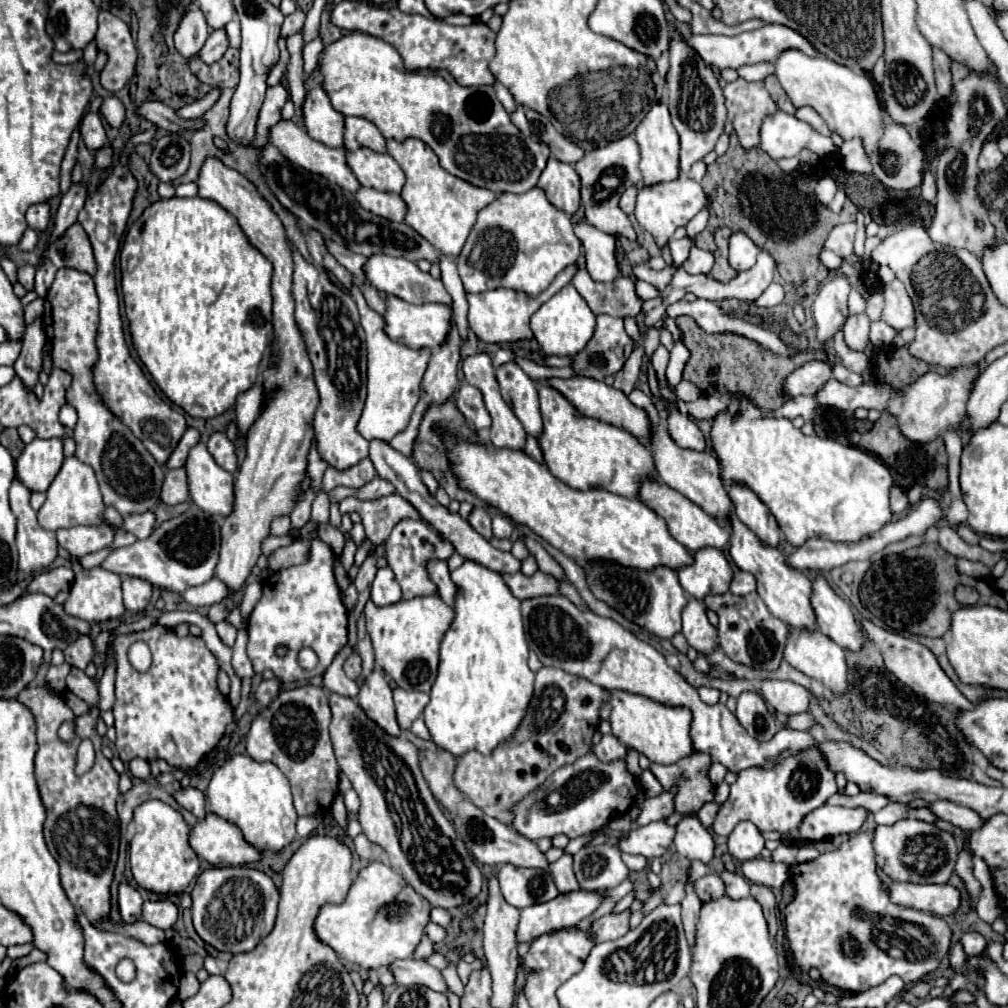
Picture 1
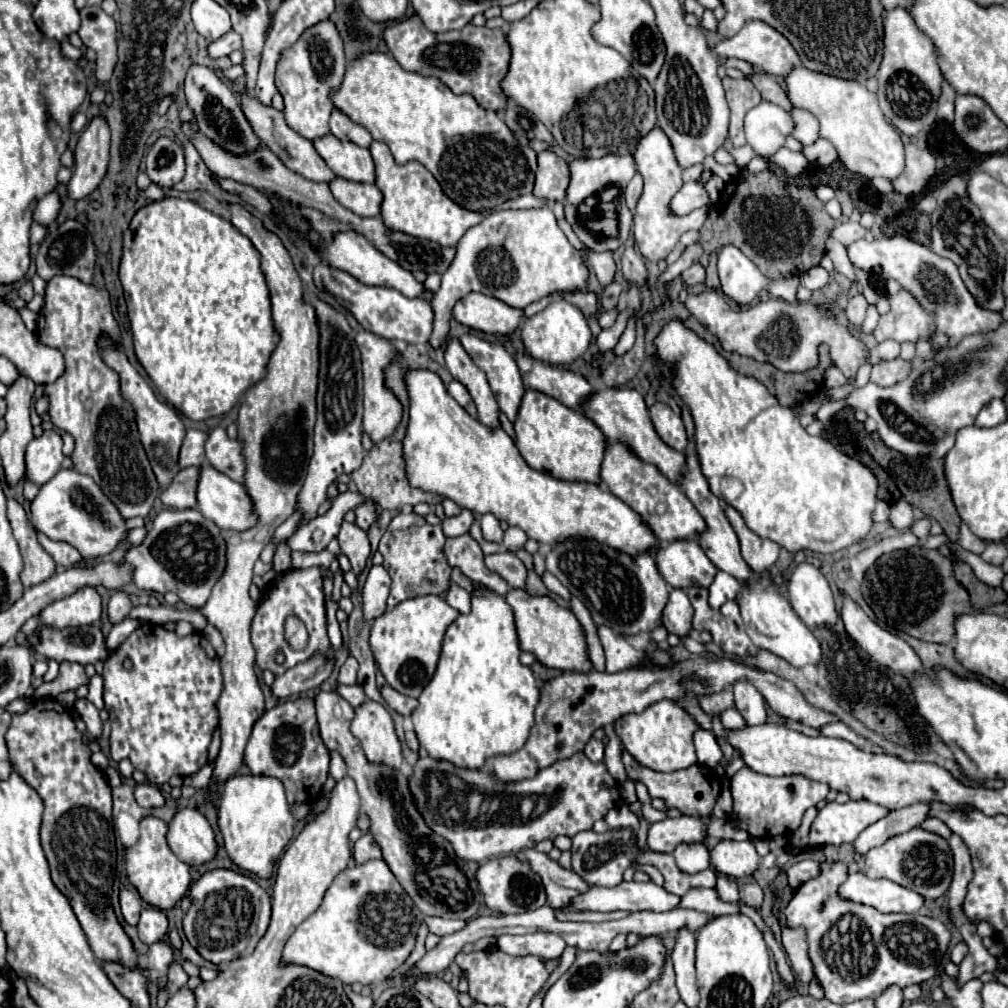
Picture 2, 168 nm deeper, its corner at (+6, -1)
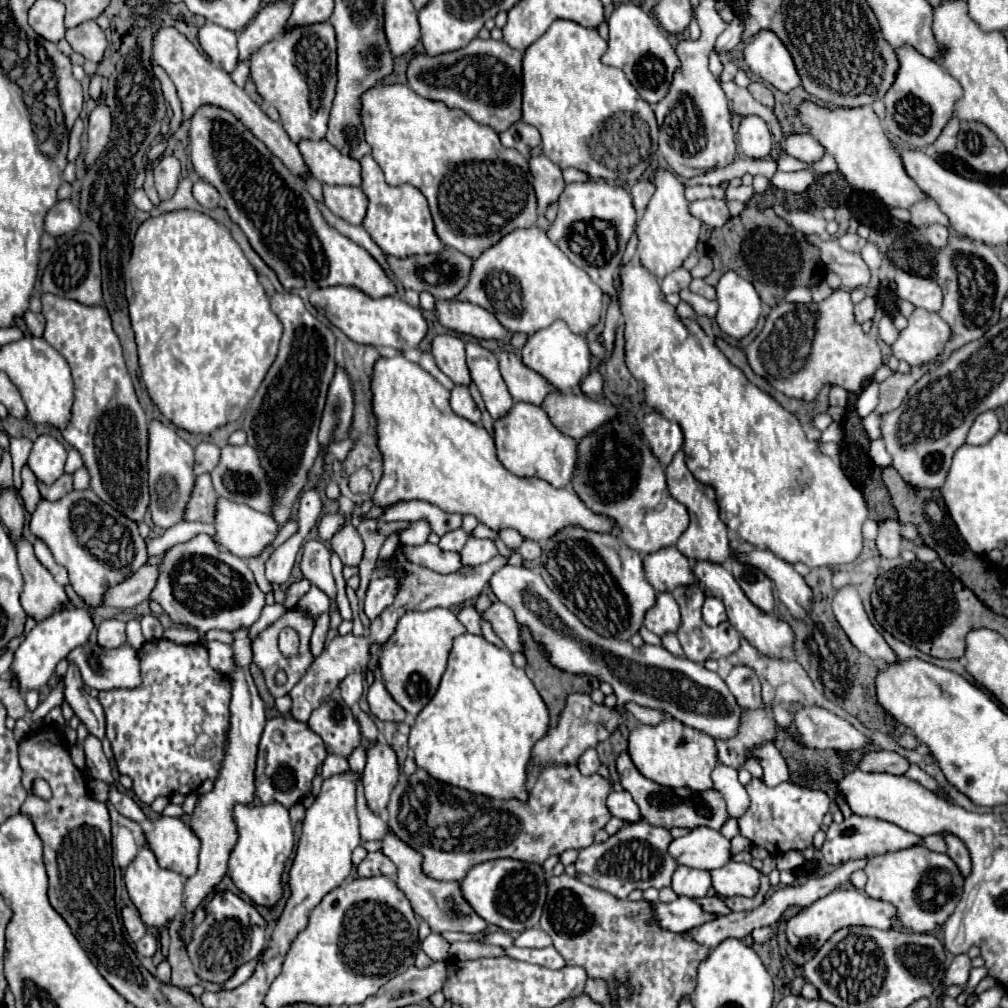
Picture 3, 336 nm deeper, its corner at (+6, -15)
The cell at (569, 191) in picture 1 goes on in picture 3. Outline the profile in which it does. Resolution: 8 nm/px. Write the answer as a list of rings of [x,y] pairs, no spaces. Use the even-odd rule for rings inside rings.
[[[544,154],[532,156],[528,160],[530,164],[530,172],[534,176],[534,190],[536,190],[536,198],[538,198],[538,210],[544,212],[548,204],[556,202],[558,196],[564,190],[564,180],[562,180],[562,170],[548,160]]]

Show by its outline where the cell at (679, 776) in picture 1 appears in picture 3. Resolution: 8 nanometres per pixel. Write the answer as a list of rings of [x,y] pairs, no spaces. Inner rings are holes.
[[[622,752],[616,760],[616,768],[620,774],[620,784],[626,792],[632,794],[634,802],[640,808],[642,820],[646,820],[652,826],[660,826],[660,828],[676,828],[676,826],[686,826],[686,828],[698,828],[698,826],[708,826],[708,828],[716,828],[720,830],[726,820],[728,820],[728,812],[726,812],[726,802],[722,798],[722,794],[718,790],[704,790],[704,792],[694,792],[688,788],[668,788],[668,786],[660,786],[648,778],[644,778],[634,762],[630,760],[630,756],[626,752]]]

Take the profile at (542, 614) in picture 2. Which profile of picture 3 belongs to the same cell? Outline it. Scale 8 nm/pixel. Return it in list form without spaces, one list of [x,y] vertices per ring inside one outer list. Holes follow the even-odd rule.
[[[496,600],[496,602],[492,602],[490,608],[480,612],[480,616],[490,622],[492,630],[506,644],[506,648],[510,652],[522,652],[522,644],[520,644],[520,636],[518,636],[520,626],[514,620],[514,612],[506,604]]]

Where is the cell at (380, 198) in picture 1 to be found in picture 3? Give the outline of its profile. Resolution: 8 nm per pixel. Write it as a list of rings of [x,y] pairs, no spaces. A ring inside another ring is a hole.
[[[324,184],[324,204],[342,220],[358,226],[366,216],[368,200],[360,188],[354,186],[330,186]]]

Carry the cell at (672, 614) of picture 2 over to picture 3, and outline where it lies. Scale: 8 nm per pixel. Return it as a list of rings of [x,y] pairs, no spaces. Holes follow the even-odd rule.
[[[658,592],[656,604],[644,616],[644,626],[662,636],[666,632],[676,632],[680,626],[680,608],[670,592]]]

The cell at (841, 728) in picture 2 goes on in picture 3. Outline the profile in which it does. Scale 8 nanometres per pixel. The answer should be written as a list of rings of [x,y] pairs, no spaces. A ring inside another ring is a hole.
[[[866,752],[862,762],[858,764],[864,772],[888,772],[888,774],[906,774],[910,762],[896,752]]]

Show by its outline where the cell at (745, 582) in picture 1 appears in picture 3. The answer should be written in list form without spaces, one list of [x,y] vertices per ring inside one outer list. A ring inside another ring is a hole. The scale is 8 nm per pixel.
[[[706,598],[704,606],[702,606],[702,618],[708,626],[718,626],[720,622],[726,620],[726,608],[722,604],[722,600],[718,598]]]

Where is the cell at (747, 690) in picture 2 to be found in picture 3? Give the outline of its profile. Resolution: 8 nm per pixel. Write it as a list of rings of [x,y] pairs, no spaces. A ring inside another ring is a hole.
[[[732,666],[726,684],[730,692],[736,696],[738,704],[746,710],[762,706],[762,696],[760,696],[760,680],[752,668],[746,666]]]

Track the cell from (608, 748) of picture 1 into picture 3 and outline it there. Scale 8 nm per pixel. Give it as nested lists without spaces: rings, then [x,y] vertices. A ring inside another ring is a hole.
[[[588,748],[580,758],[578,758],[578,770],[588,776],[588,774],[594,774],[598,772],[600,768],[600,760],[598,760],[598,754],[594,748]]]

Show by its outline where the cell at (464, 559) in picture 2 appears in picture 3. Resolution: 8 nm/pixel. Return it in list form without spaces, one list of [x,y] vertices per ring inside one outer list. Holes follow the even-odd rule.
[[[426,542],[426,544],[420,544],[420,546],[398,546],[398,550],[406,556],[406,560],[414,562],[414,564],[420,564],[420,566],[426,566],[434,572],[440,572],[440,574],[450,574],[450,572],[456,572],[460,570],[462,562],[460,562],[460,554],[456,552],[442,552],[438,546]]]

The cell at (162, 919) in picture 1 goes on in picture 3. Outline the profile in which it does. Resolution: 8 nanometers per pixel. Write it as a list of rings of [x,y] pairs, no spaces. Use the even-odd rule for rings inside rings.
[[[146,934],[142,940],[136,942],[136,950],[142,956],[154,956],[154,952],[158,950],[158,942],[156,942],[156,938],[152,934]]]

